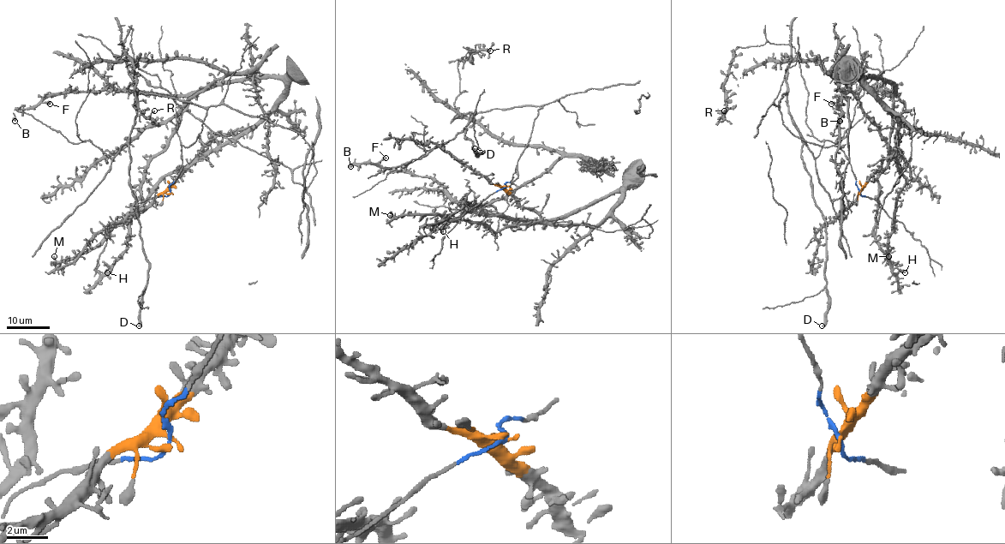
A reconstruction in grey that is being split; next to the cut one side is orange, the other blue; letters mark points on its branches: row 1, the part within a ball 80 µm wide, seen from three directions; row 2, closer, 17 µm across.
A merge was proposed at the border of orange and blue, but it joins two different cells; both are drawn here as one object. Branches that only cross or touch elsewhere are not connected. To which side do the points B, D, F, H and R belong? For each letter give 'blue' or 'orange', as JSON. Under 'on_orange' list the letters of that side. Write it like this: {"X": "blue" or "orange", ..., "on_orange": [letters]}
{"B": "orange", "D": "blue", "F": "orange", "H": "orange", "R": "blue", "on_orange": ["B", "F", "H"]}

